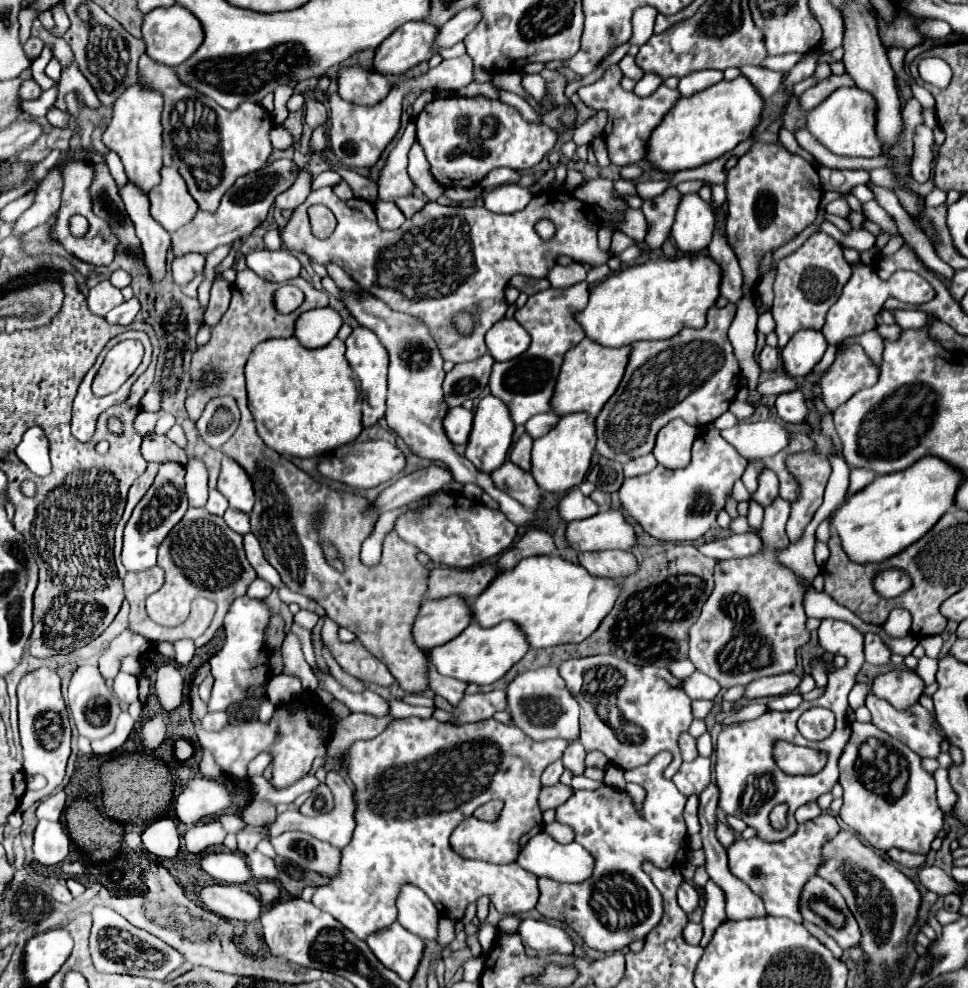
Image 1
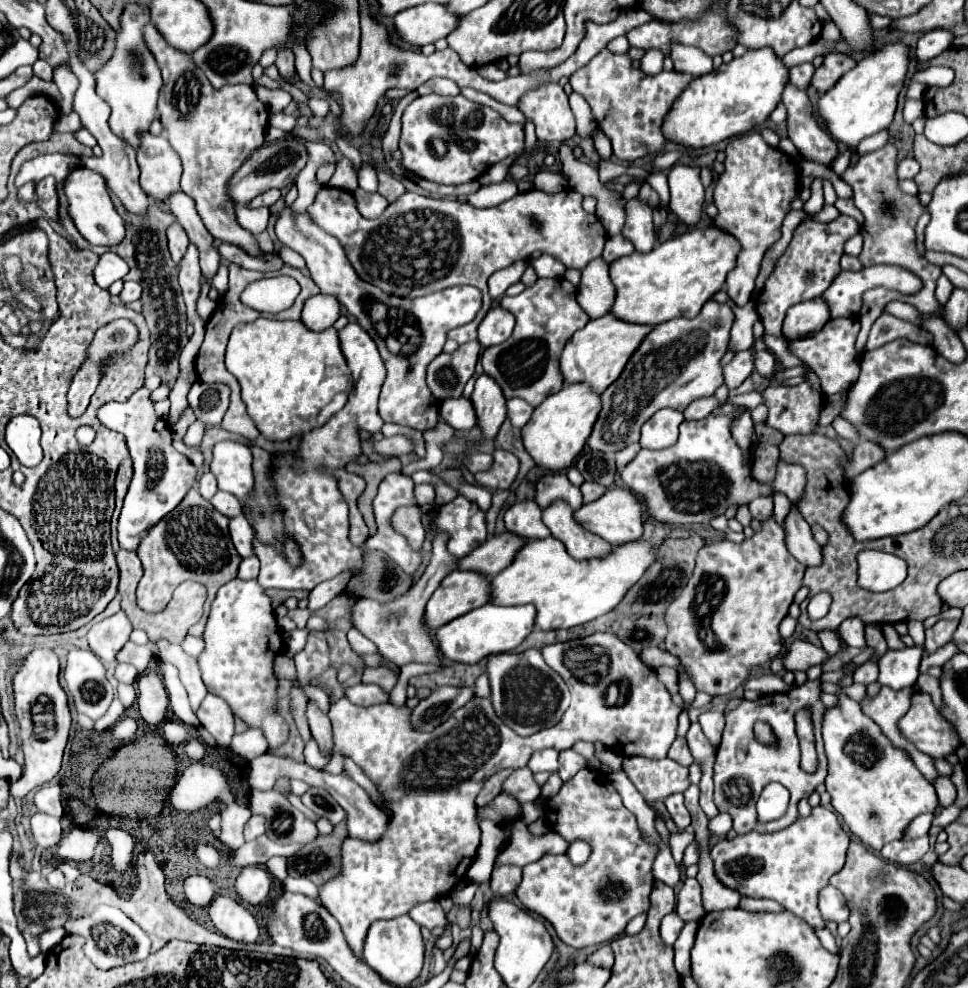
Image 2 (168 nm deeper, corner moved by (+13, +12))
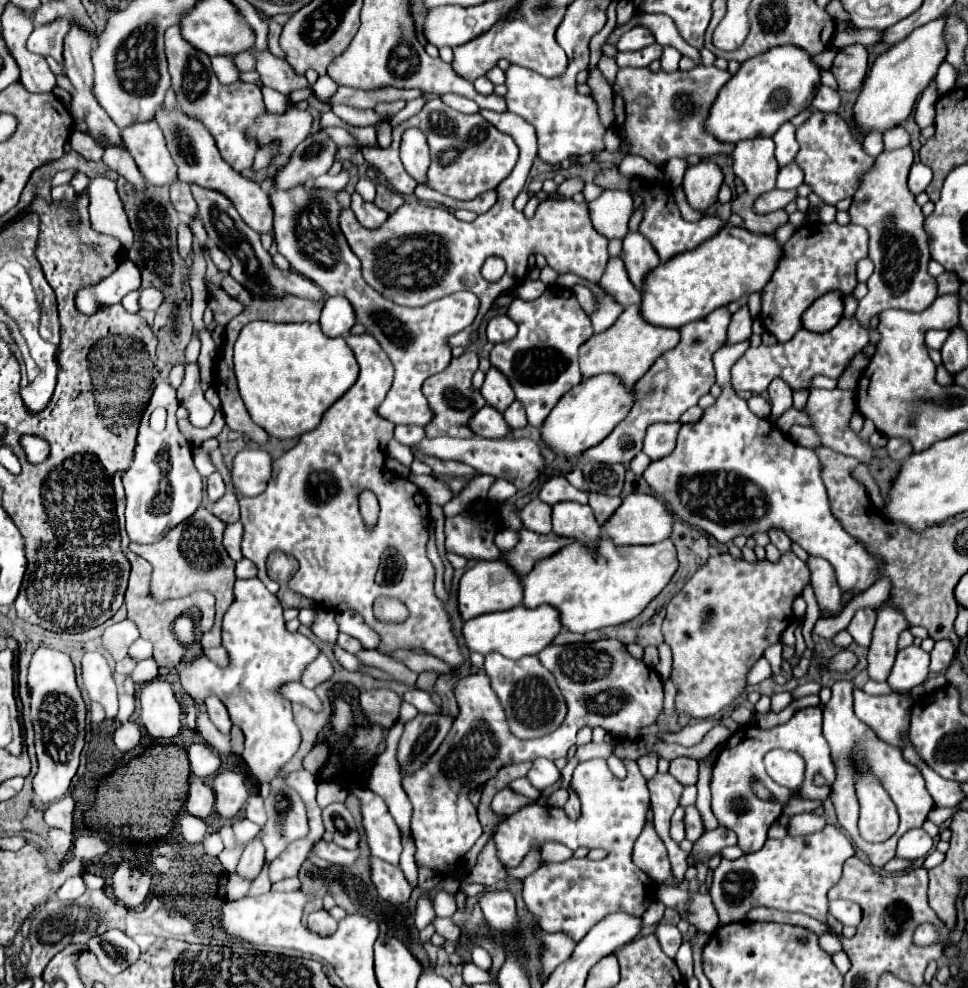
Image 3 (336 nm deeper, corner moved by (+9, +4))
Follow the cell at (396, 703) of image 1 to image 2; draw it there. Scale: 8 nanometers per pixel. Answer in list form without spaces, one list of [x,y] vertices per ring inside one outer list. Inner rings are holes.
[[[359,683],[355,687],[345,687],[345,697],[361,707],[371,707],[389,701],[389,693],[373,683]]]

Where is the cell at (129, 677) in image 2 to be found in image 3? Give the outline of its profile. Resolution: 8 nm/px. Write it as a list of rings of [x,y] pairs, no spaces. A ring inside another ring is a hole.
[[[149,657],[149,659],[141,661],[141,663],[137,663],[137,667],[135,667],[131,677],[133,677],[135,683],[149,683],[155,677],[159,677],[159,665],[155,663],[153,657]]]

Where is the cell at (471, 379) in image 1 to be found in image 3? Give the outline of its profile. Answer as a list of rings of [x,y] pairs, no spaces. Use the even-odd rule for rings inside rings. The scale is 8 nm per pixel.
[[[465,351],[461,357],[451,359],[447,369],[443,369],[441,373],[429,377],[423,383],[423,395],[427,397],[429,407],[435,413],[435,417],[429,423],[429,427],[425,427],[429,439],[433,439],[433,437],[459,437],[459,439],[465,439],[465,437],[475,435],[469,429],[469,417],[473,417],[473,413],[477,413],[477,409],[487,405],[483,401],[483,397],[481,397],[481,393],[471,385],[471,377],[477,371],[477,367],[479,367],[477,353]]]

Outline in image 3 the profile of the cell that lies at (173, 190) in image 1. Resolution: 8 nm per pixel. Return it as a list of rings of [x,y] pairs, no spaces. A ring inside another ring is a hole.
[[[157,121],[129,125],[121,131],[121,139],[149,183],[165,185],[177,181],[177,165],[169,155]]]

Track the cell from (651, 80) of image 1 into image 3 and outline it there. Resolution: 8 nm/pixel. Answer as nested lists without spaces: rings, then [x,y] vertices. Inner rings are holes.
[[[671,45],[665,47],[663,57],[661,57],[661,69],[663,69],[663,71],[677,71],[681,57],[683,57],[683,55],[677,53],[677,49],[673,49]]]

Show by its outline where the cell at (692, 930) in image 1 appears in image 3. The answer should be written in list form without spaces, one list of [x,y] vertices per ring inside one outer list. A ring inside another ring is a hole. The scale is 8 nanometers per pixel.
[[[659,923],[657,929],[655,929],[655,937],[657,937],[663,953],[669,955],[669,957],[675,957],[677,949],[679,949],[679,945],[683,941],[679,929],[675,925],[671,925],[671,923]]]

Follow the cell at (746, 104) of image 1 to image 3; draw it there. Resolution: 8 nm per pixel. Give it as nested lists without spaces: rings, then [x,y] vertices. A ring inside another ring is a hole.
[[[795,45],[769,49],[767,53],[745,61],[729,79],[729,83],[719,91],[705,121],[707,131],[715,139],[727,143],[753,139],[759,135],[771,137],[783,123],[811,107],[819,83],[821,67],[805,53],[805,49],[797,49]]]

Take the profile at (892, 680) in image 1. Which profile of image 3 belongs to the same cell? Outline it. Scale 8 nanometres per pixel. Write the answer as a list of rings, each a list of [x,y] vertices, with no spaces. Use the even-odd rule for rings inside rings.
[[[911,645],[899,651],[887,683],[895,691],[909,691],[915,685],[925,683],[927,675],[929,675],[929,653],[925,653],[917,645]]]

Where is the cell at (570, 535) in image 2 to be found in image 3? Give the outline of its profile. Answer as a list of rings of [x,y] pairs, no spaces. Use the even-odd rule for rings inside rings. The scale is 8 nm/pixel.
[[[563,501],[553,505],[553,533],[573,537],[583,545],[593,545],[601,537],[601,527],[595,521],[589,505]]]

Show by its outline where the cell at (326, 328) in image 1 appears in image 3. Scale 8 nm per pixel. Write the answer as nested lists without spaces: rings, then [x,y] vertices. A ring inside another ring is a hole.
[[[329,297],[321,311],[321,329],[329,337],[341,337],[351,331],[355,325],[355,313],[353,307],[345,297]]]

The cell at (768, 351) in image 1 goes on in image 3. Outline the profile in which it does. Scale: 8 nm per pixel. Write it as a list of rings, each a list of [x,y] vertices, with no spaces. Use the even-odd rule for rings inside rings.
[[[775,379],[769,385],[767,391],[769,391],[769,401],[771,401],[771,415],[769,415],[769,419],[775,421],[775,419],[779,419],[793,405],[793,391],[781,379]]]

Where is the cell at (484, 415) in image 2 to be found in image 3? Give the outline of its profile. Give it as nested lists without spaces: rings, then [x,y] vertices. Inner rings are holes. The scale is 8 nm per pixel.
[[[489,369],[485,375],[485,383],[481,387],[481,395],[485,397],[485,401],[499,409],[505,411],[509,407],[509,403],[515,401],[515,393],[513,387],[509,385],[509,381],[505,381],[505,375],[501,375],[499,369]]]

